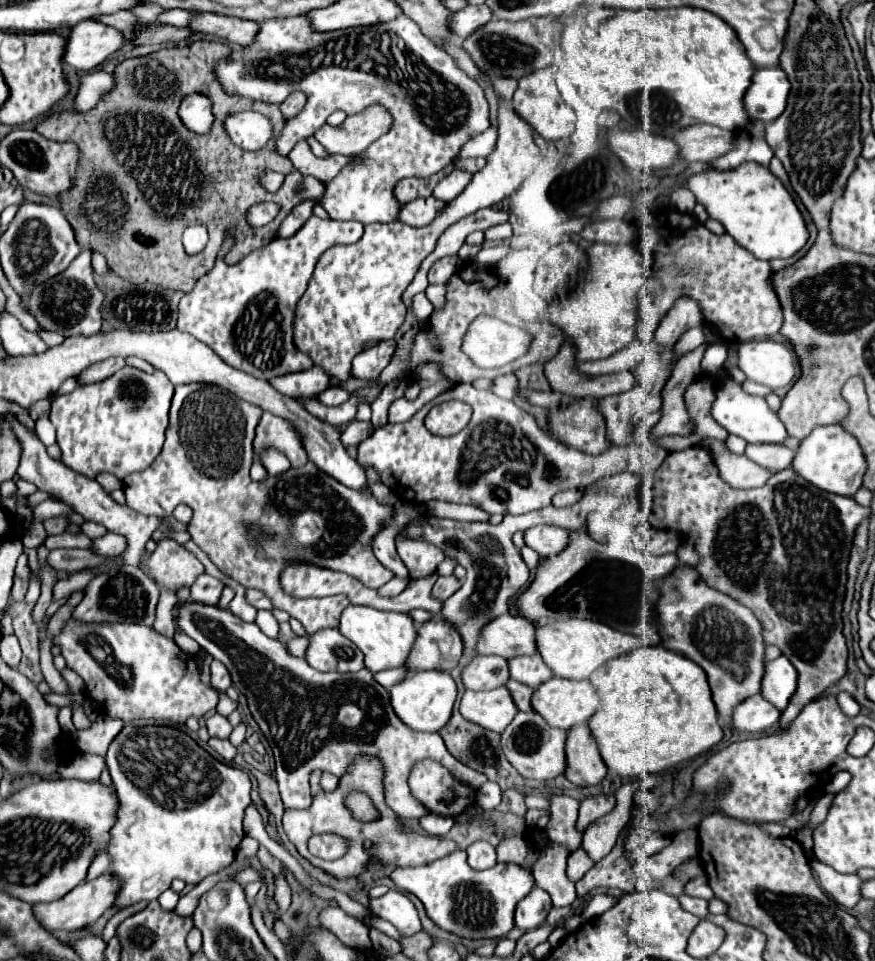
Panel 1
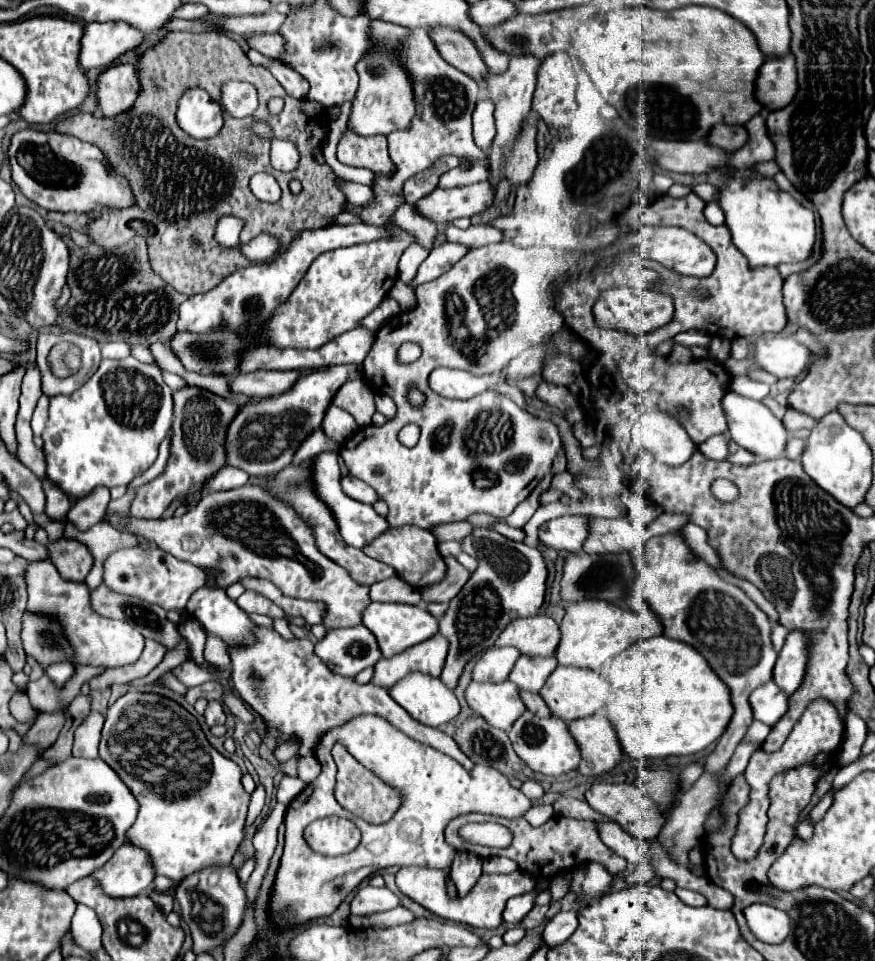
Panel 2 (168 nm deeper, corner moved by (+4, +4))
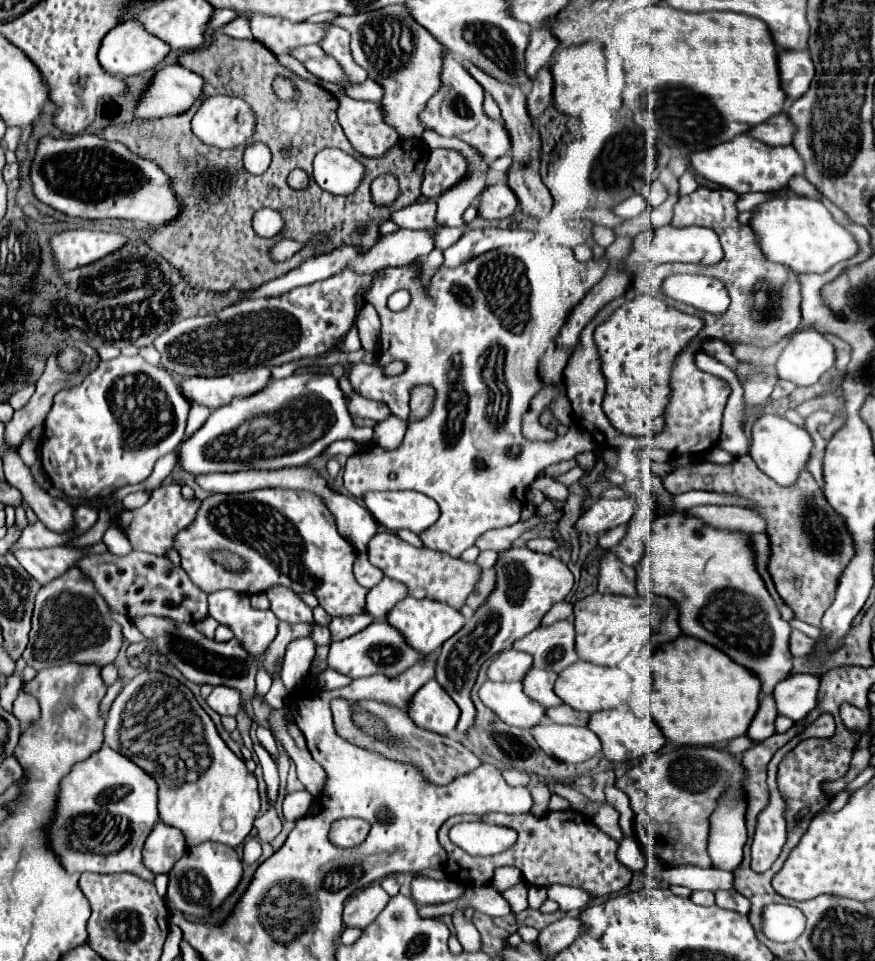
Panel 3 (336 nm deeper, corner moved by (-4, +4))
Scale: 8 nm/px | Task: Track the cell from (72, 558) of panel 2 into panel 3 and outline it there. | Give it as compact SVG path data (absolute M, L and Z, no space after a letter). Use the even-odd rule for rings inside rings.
M68 568L68 572L38 590L30 640L22 658L34 670L60 666L64 662L96 664L102 668L118 656L122 644L122 626L112 620L104 598L92 588L90 580L84 580L84 576L76 572L76 568Z

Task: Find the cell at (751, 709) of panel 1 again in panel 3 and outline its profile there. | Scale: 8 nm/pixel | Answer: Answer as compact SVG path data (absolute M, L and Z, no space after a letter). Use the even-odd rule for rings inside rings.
M790 674L774 688L778 714L804 720L818 706L820 678L812 674Z

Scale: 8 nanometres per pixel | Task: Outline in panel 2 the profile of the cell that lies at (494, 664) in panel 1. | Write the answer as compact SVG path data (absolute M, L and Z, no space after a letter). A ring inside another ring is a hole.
M488 648L472 670L474 682L504 682L520 652L516 648Z

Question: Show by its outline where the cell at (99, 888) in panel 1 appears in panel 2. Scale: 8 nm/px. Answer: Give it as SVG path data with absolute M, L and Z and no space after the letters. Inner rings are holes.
M128 842L114 852L114 856L92 878L102 886L104 894L112 898L128 898L146 892L154 880L146 852L132 848Z

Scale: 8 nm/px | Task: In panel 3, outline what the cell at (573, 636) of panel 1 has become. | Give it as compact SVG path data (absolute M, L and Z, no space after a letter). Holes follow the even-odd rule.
M592 594L574 602L576 616L576 652L582 660L598 666L618 666L634 648L646 644L672 642L682 634L678 626L678 606L668 598L644 598L644 596L614 596Z

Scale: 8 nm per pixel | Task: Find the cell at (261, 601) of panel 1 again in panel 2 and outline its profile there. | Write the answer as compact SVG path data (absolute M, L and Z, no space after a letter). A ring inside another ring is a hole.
M246 590L238 600L236 604L240 604L240 608L244 612L258 612L258 614L264 614L264 616L270 616L270 618L286 618L286 614L268 598L264 598L262 594L256 594L256 592L250 592Z

